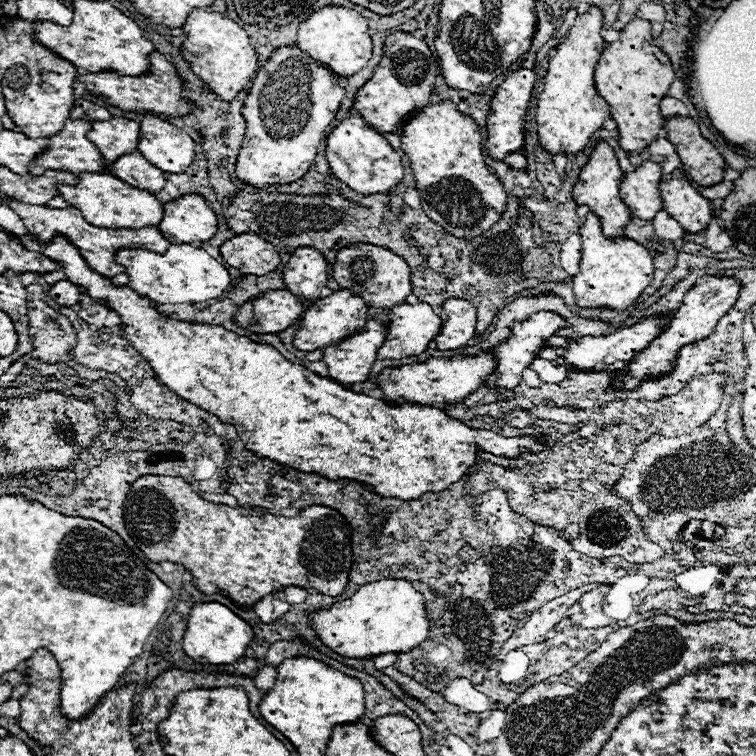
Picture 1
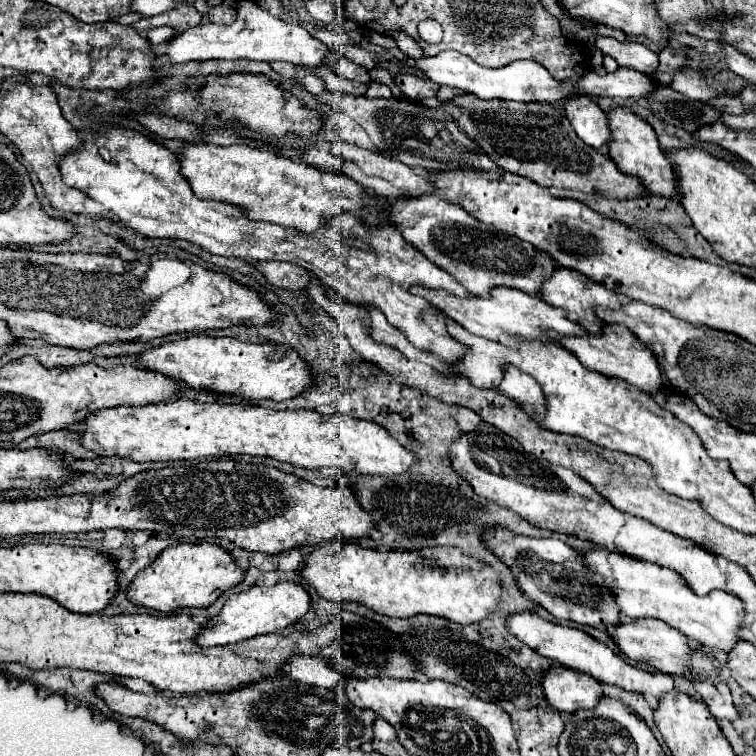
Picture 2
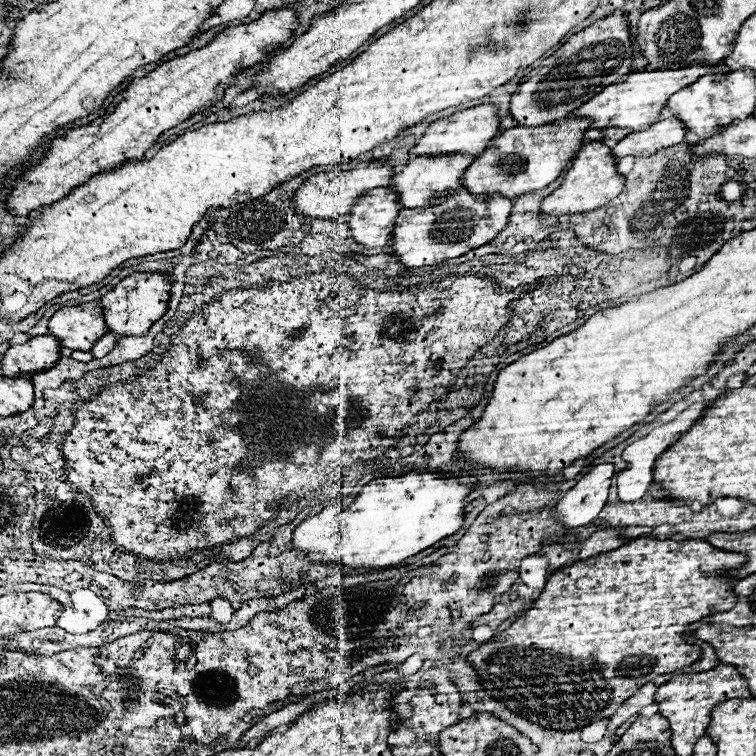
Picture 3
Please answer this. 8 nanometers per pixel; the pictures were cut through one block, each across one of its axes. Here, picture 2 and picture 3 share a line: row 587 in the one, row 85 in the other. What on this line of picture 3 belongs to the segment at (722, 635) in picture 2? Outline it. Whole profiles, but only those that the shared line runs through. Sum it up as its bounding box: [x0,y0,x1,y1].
[570,64,714,132]

